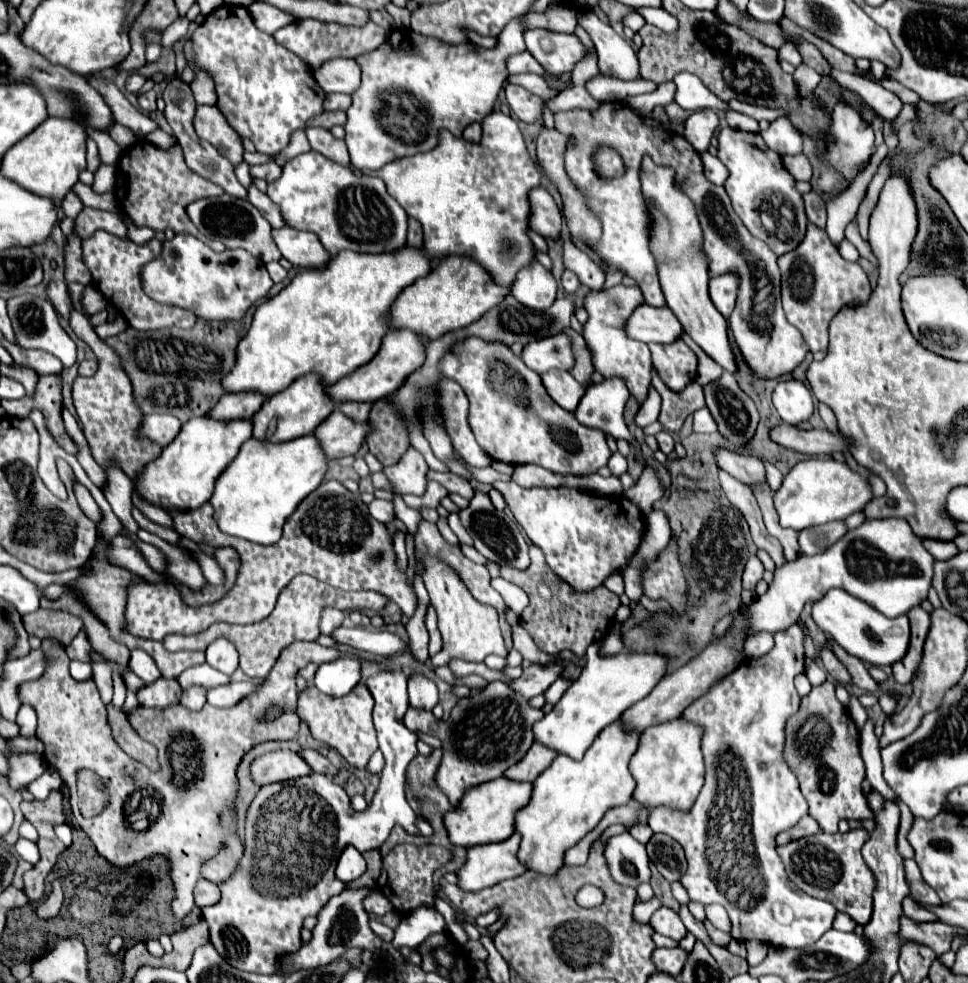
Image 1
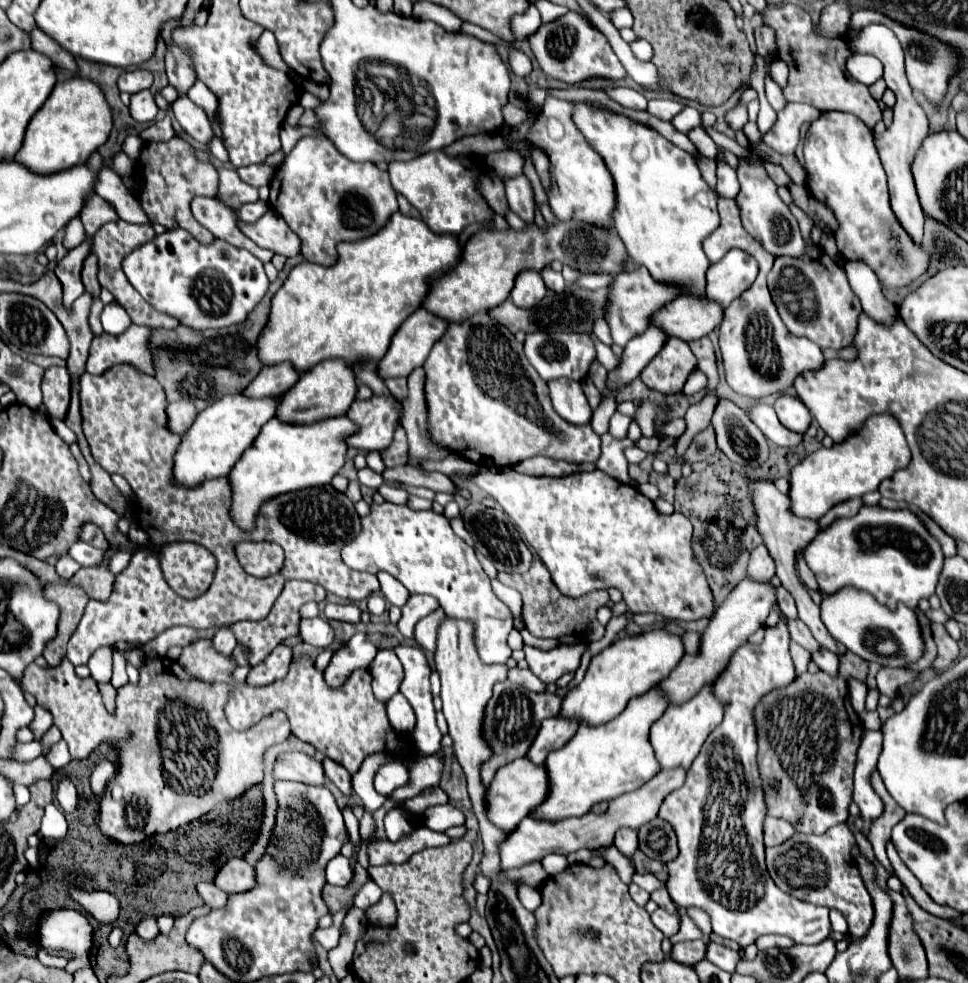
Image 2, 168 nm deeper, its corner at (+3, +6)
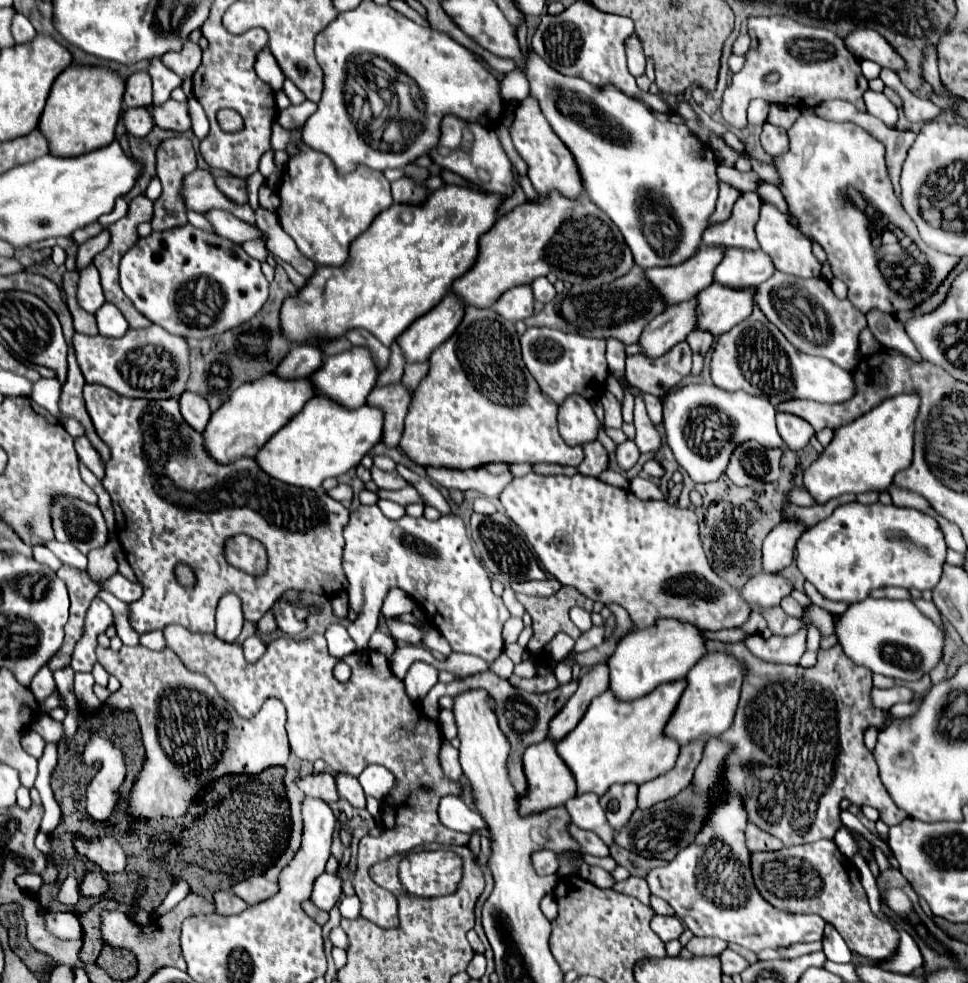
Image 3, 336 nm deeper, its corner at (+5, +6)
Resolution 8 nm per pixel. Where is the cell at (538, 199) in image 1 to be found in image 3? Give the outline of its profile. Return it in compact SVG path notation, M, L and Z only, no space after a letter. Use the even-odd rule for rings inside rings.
M446 116L446 120L442 122L442 140L438 142L436 150L430 150L430 156L434 160L434 164L440 164L446 170L452 170L456 174L460 174L462 178L486 188L488 192L498 192L502 196L510 196L514 192L512 182L512 164L504 152L504 148L500 146L500 140L496 136L494 130L482 128L480 124L466 124L462 120L458 120L456 116ZM466 134L472 134L472 144L466 146Z

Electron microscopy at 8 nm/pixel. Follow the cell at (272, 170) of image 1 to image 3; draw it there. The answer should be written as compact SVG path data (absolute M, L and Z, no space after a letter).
M220 174L218 176L218 188L222 188L222 192L226 196L230 196L230 200L244 204L248 200L248 192L246 192L246 178L240 176L232 176L232 174Z

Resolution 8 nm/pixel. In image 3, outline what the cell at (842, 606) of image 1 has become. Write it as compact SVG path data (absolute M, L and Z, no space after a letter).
M866 598L850 604L844 614L836 616L834 632L838 636L838 644L850 660L876 674L900 680L918 680L922 674L930 672L942 656L944 644L944 632L920 614L910 600Z

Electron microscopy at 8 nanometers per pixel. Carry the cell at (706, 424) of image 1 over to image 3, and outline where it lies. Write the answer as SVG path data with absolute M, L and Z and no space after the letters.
M636 398L636 408L634 408L634 426L636 426L636 444L640 448L640 452L652 452L656 448L660 448L662 444L662 436L658 432L658 428L652 424L652 420L646 414L644 402L640 398Z

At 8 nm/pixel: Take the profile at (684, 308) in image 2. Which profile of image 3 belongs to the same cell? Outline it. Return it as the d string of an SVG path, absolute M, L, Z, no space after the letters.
M710 284L708 288L696 294L696 312L698 312L696 328L712 332L714 336L728 332L746 316L750 316L754 292L756 288L732 290L722 284Z

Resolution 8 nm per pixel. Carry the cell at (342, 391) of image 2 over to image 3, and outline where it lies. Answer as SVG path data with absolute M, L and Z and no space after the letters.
M350 348L342 354L324 358L324 364L310 376L310 382L314 386L314 392L320 396L326 396L330 400L336 400L344 408L360 408L366 404L366 396L376 384L376 368L372 364L370 352L366 348Z

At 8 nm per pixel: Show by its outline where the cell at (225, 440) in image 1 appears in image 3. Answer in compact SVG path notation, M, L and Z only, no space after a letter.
M266 374L262 380L242 384L234 390L230 400L226 400L212 416L202 432L206 454L216 464L230 464L240 458L252 458L272 434L276 434L290 416L296 416L298 410L314 396L312 384L308 378L302 380L280 380L274 374Z

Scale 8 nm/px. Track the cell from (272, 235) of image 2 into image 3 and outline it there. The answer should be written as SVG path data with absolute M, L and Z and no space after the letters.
M214 210L214 212L206 214L206 216L208 216L210 224L214 224L214 232L218 236L222 236L222 238L234 240L238 244L242 244L246 240L262 240L262 242L266 242L266 234L260 228L256 228L254 224L238 220L230 212Z

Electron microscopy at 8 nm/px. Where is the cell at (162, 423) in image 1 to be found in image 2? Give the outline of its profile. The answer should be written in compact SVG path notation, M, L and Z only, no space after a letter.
M178 400L178 402L168 404L166 412L168 412L172 432L176 432L180 436L184 436L184 432L188 432L188 428L194 424L194 420L198 416L198 410L188 400Z

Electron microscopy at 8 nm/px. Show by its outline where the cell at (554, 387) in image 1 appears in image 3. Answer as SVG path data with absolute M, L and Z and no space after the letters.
M578 394L568 396L558 408L558 428L566 444L586 444L596 440L600 420L596 418L592 404Z

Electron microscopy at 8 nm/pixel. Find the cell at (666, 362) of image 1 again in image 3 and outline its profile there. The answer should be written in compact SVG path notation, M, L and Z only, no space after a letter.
M686 342L676 344L658 362L648 360L646 356L626 358L626 378L630 380L630 384L658 398L666 396L672 388L676 388L680 380L690 374L690 370L692 370L692 350Z

